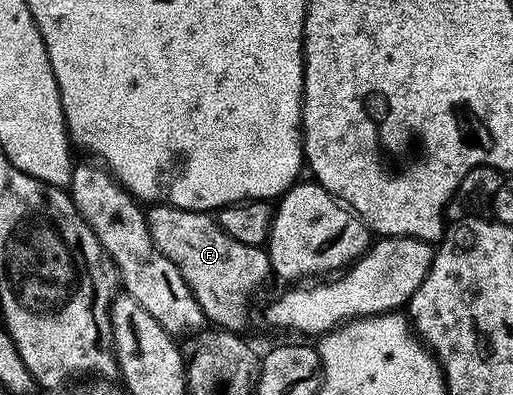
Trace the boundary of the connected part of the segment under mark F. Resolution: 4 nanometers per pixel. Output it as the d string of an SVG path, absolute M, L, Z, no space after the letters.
M155 204L147 207L145 214L150 237L156 250L160 250L160 254L164 254L164 258L168 258L168 262L172 262L176 270L180 270L180 278L188 282L188 290L192 290L207 321L219 329L241 333L246 319L250 316L250 299L253 298L254 291L272 276L270 257L267 256L265 247L248 246L244 242L236 242L236 238L228 238L228 234L224 234L217 219L205 212L174 208L171 204Z

